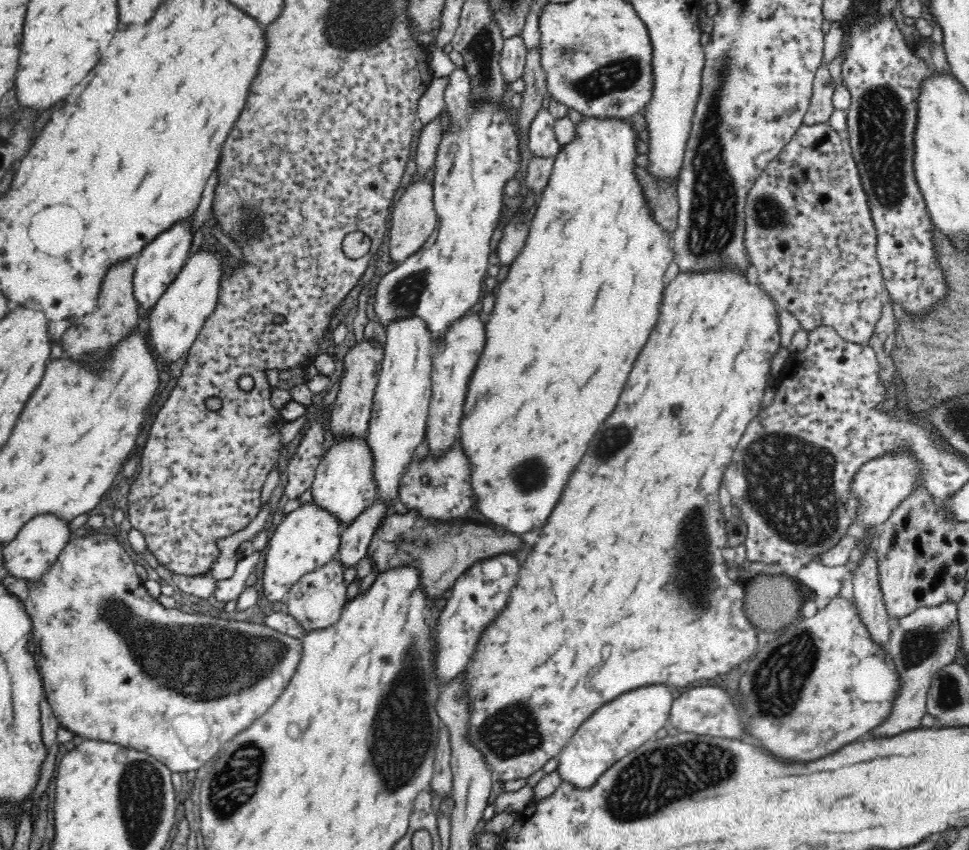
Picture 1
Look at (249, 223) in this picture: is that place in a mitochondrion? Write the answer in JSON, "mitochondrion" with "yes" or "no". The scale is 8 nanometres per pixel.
{"mitochondrion":"no"}

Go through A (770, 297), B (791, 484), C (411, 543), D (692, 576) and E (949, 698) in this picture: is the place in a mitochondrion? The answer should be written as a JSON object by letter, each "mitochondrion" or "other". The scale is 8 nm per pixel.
{"A":"other","B":"mitochondrion","C":"mitochondrion","D":"mitochondrion","E":"mitochondrion"}

